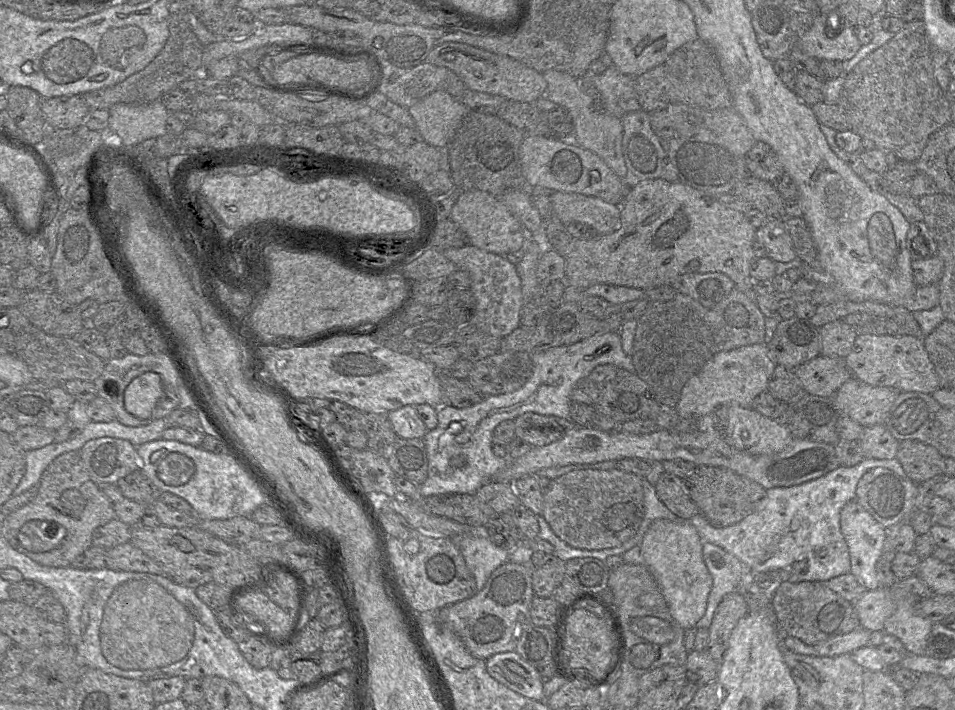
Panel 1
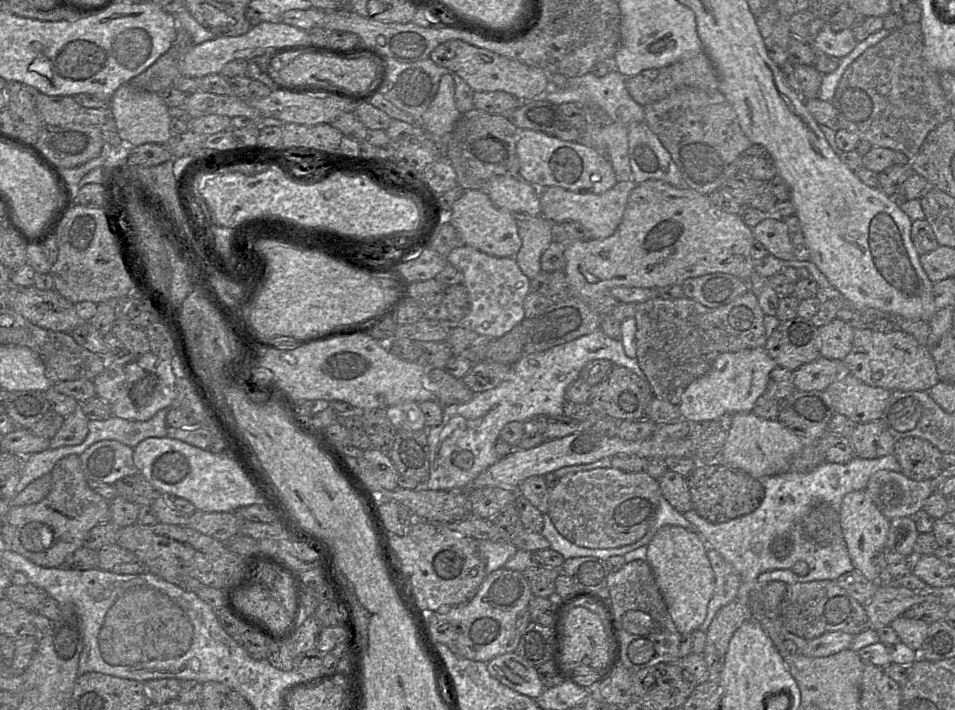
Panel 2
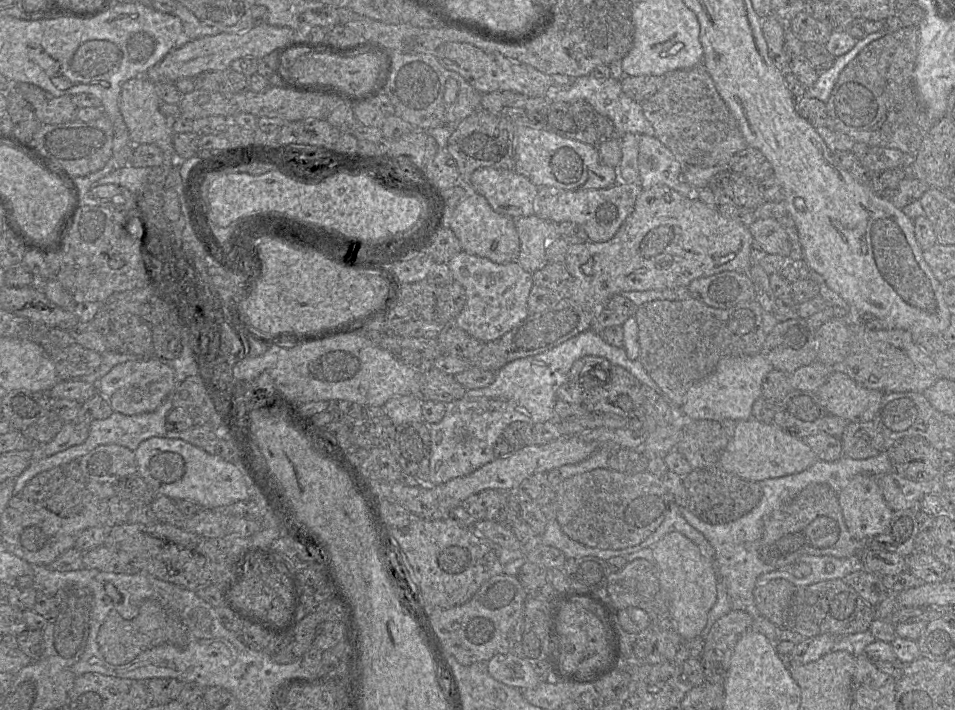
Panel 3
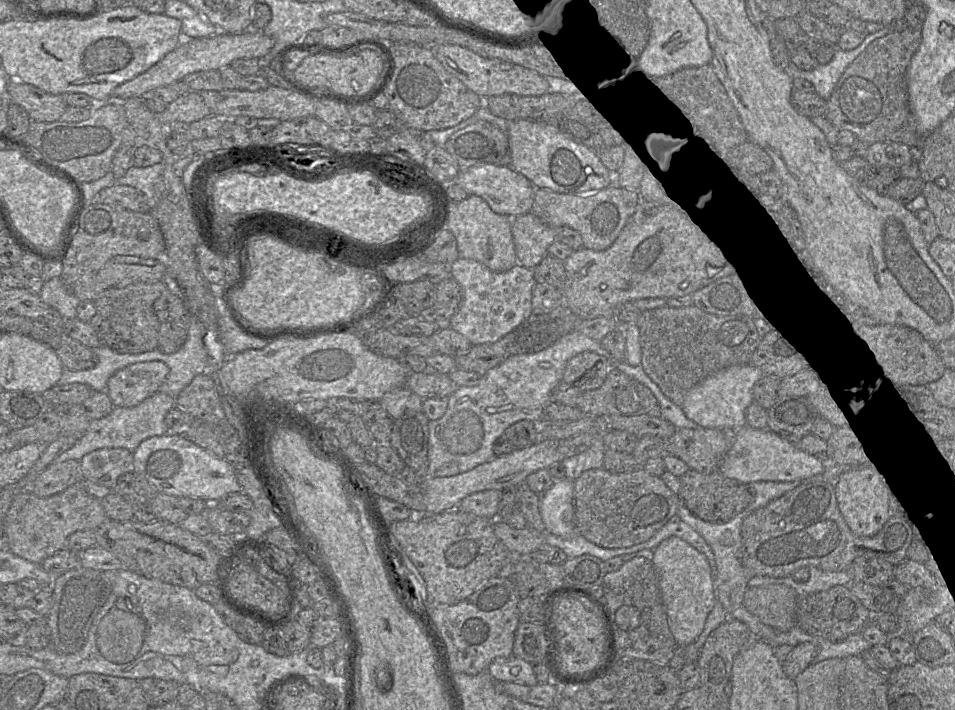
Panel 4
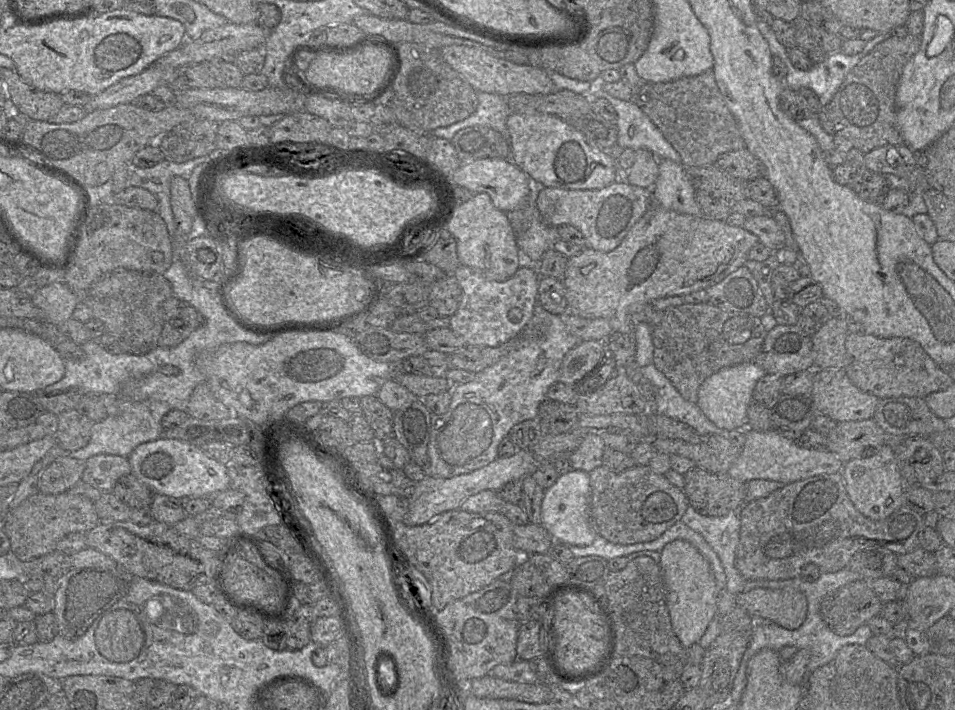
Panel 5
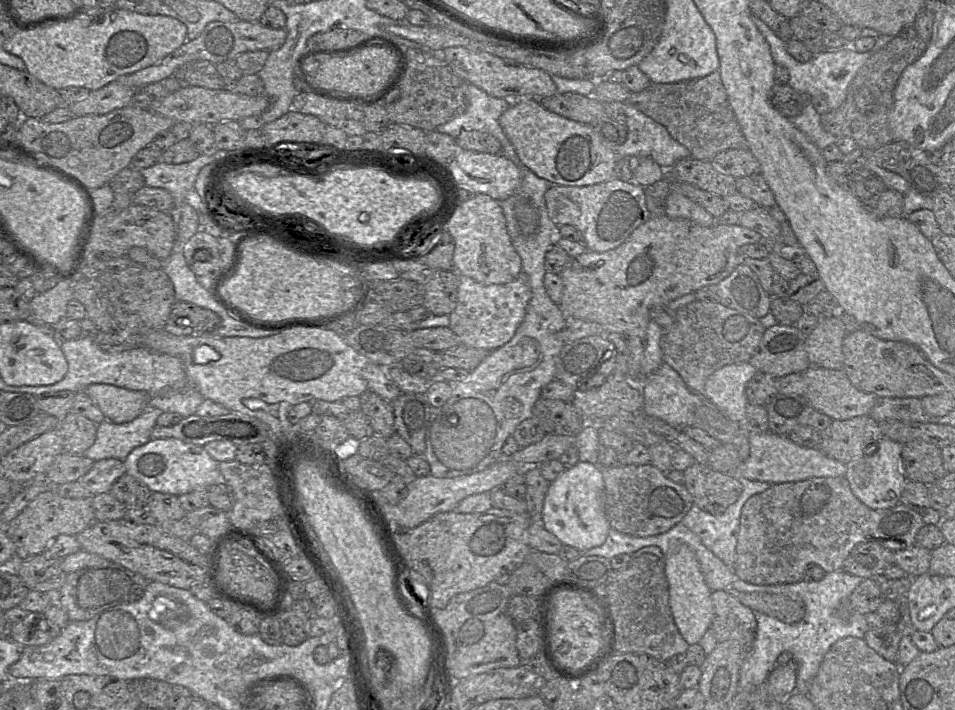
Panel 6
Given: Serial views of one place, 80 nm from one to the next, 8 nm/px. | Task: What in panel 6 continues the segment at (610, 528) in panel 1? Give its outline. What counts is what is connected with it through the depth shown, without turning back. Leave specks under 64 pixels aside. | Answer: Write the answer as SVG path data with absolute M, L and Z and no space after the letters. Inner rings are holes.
M645 465L601 467L604 480L604 508L611 529L634 537L649 537L663 534L678 524L691 509L693 498L684 484L666 478L658 468Z

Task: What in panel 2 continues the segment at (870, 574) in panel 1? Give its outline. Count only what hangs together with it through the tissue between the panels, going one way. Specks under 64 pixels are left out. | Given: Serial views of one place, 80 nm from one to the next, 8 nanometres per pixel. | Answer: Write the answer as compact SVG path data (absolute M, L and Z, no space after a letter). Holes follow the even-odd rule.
M866 490L852 491L847 493L839 507L840 522L843 537L855 570L861 572L869 581L877 582L879 570L875 566L875 557L885 549L890 520L887 519L877 508L876 504Z

